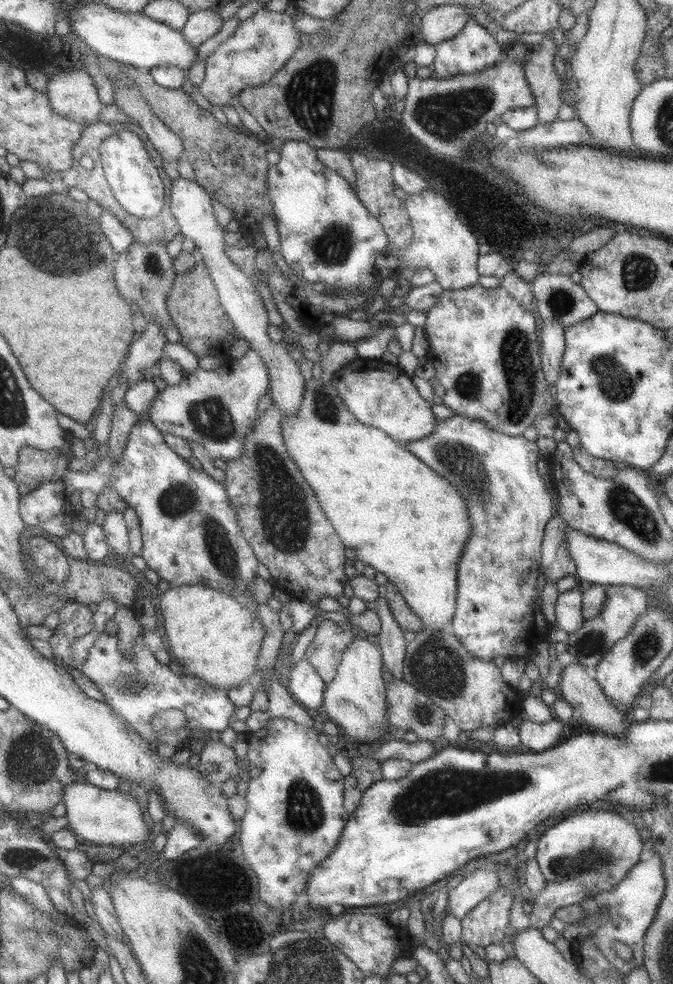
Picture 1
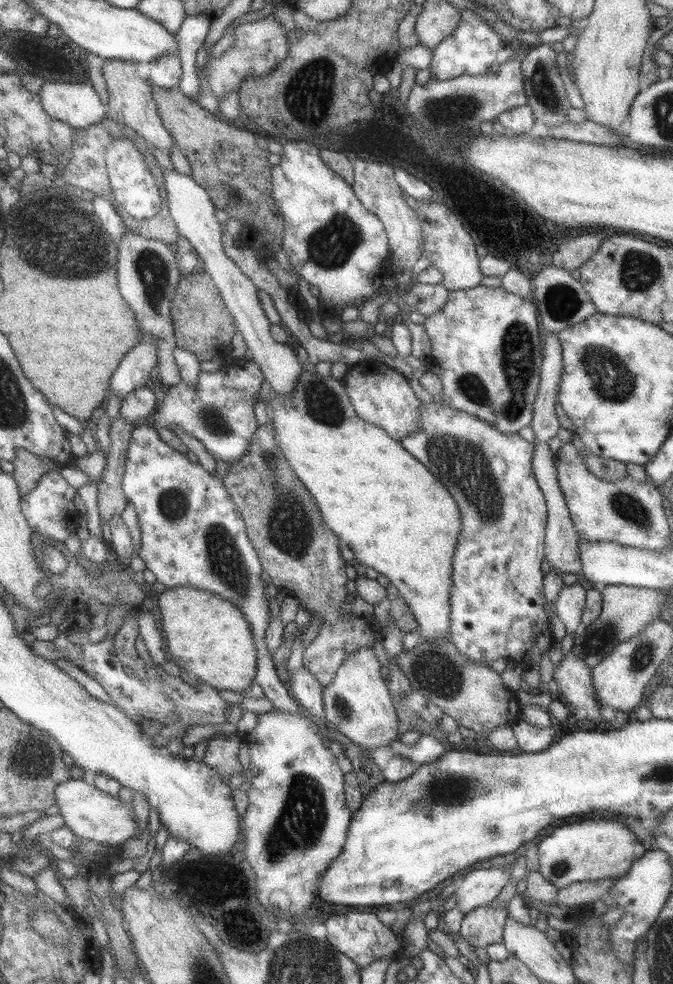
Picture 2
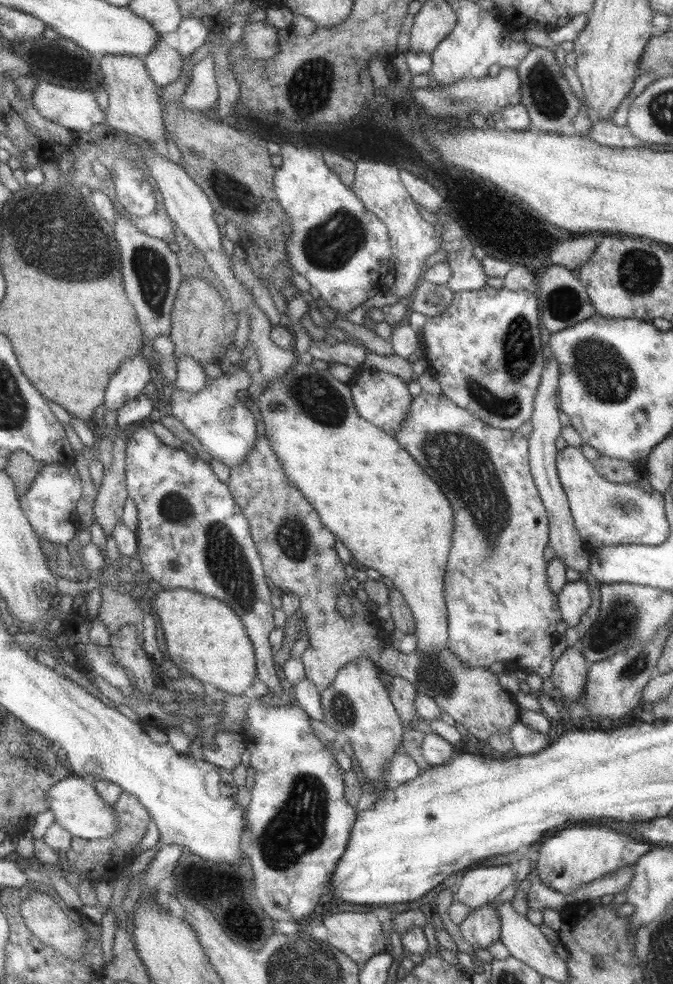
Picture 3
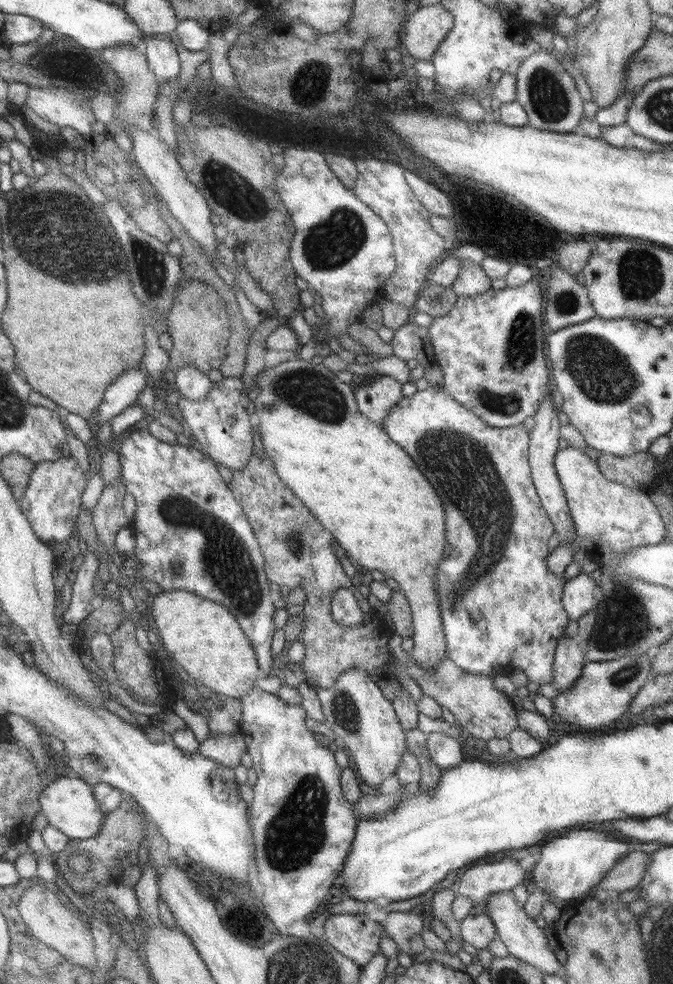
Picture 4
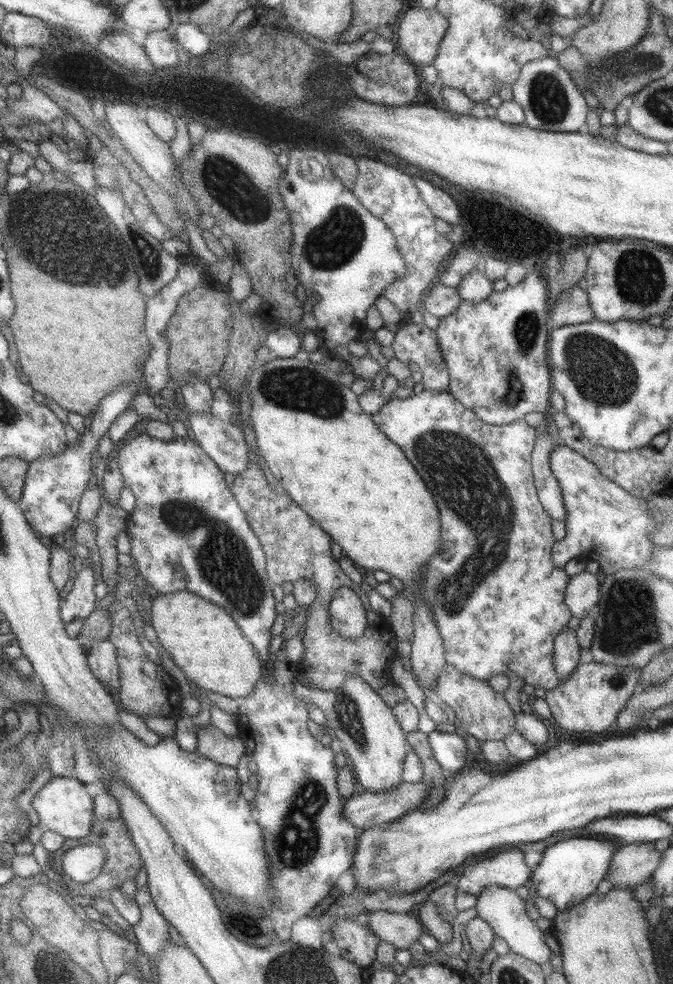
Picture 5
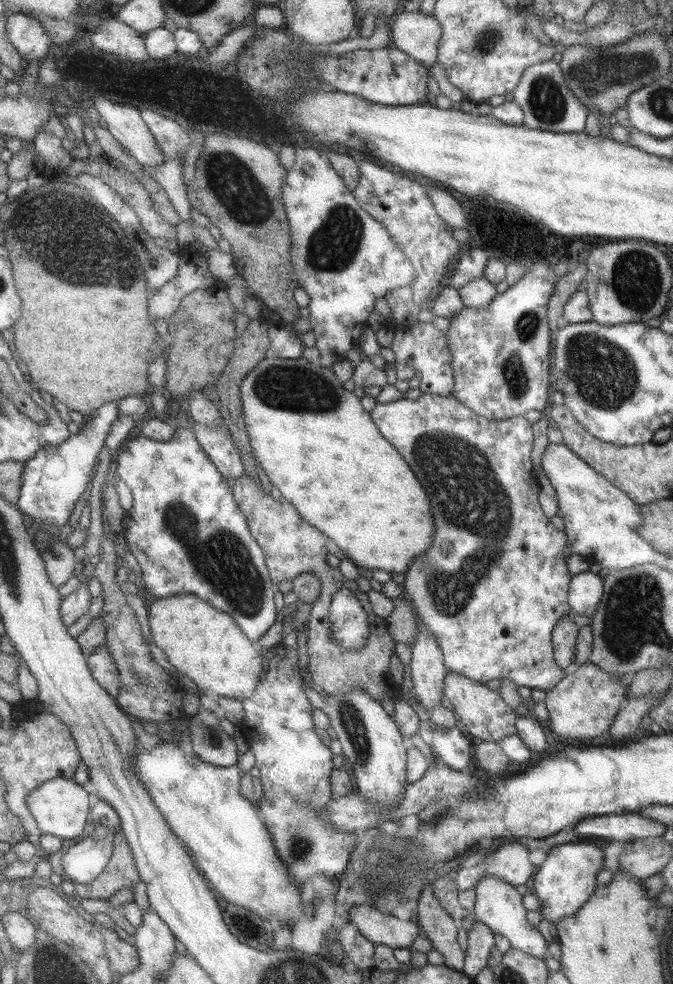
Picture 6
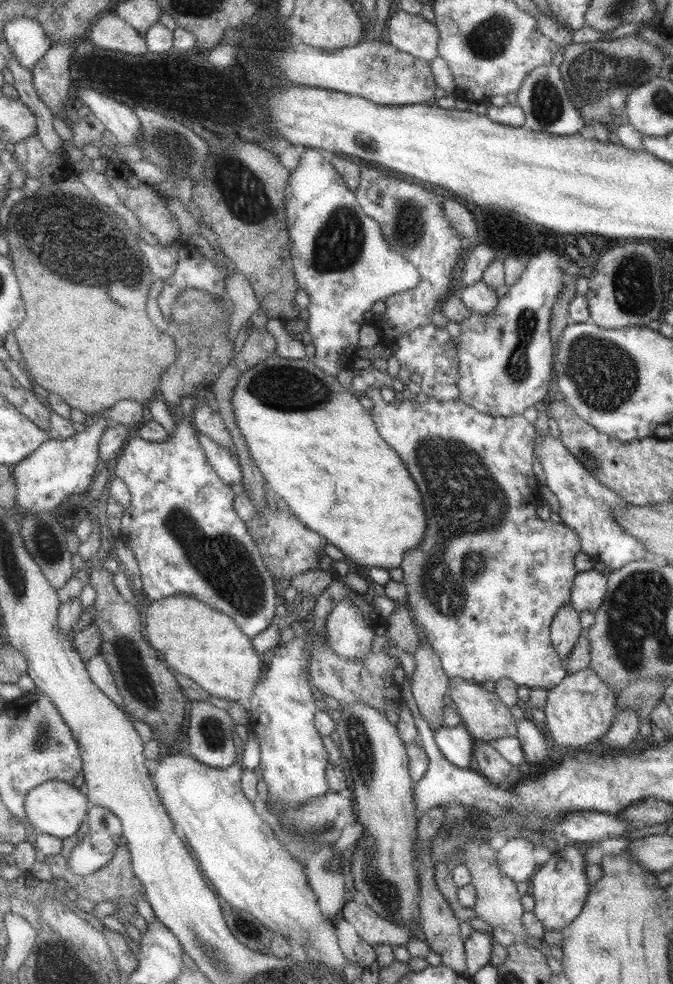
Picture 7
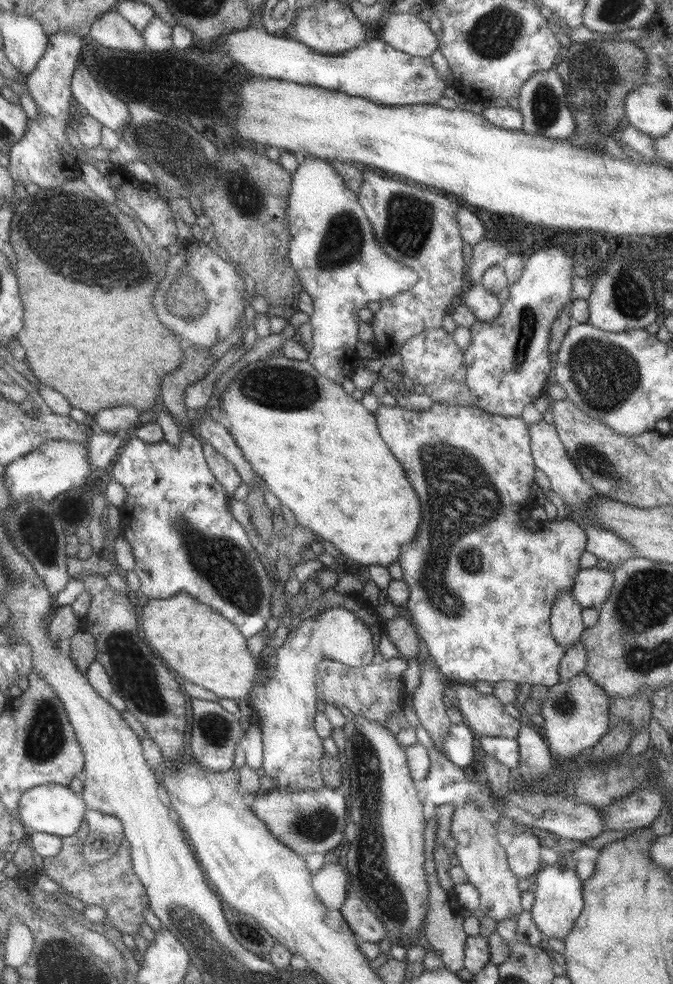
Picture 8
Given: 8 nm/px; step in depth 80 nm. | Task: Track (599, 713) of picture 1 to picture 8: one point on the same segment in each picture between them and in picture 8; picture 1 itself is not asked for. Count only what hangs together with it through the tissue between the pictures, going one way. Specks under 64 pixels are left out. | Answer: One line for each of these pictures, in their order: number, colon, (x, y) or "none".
2: (572, 679)
3: (568, 675)
4: (568, 659)
5: (566, 653)
6: (563, 635)
7: (564, 627)
8: (565, 622)

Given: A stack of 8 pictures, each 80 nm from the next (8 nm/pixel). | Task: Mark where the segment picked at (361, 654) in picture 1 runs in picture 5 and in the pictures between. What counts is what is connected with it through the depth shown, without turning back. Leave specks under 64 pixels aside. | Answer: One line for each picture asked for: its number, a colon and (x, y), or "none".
2: (357, 703)
3: (356, 704)
4: (354, 709)
5: (369, 734)

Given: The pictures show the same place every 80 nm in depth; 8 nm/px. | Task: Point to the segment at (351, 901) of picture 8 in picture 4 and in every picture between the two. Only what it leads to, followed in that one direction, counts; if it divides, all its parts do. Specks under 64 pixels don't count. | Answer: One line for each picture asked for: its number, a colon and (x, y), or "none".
4: (399, 926)
5: (400, 931)
6: (378, 928)
7: (372, 929)

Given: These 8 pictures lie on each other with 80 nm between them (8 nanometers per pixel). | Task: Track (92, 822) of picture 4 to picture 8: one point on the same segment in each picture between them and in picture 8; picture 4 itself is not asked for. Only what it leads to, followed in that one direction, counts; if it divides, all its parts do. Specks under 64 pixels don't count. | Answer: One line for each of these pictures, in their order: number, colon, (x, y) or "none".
5: (63, 805)
6: (61, 806)
7: (58, 808)
8: (53, 808)

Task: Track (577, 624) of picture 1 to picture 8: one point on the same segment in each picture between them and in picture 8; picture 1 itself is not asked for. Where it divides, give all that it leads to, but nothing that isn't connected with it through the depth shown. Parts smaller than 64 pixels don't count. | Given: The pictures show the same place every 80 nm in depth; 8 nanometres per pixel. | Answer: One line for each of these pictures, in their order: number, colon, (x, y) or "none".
2: (571, 598)
3: (574, 599)
4: (578, 598)
5: (582, 593)
6: (585, 589)
7: (586, 594)
8: (592, 586)

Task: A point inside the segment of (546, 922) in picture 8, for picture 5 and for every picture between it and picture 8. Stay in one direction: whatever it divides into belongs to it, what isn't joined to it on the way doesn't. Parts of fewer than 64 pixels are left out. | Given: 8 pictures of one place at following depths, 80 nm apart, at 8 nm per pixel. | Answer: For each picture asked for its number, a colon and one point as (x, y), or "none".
5: (568, 872)
6: (566, 878)
7: (560, 887)

